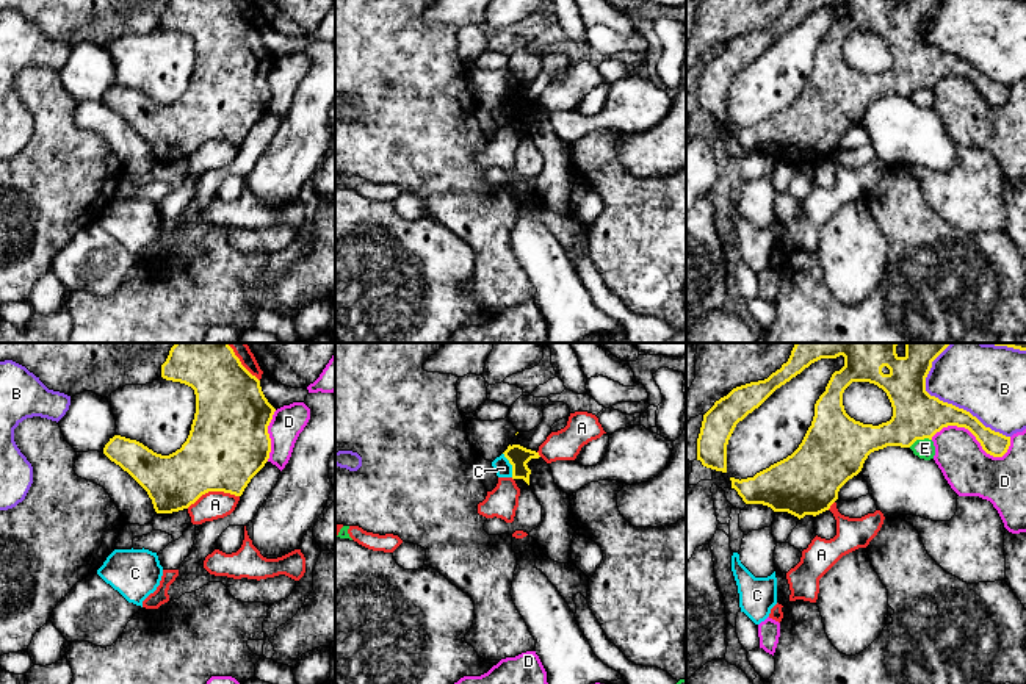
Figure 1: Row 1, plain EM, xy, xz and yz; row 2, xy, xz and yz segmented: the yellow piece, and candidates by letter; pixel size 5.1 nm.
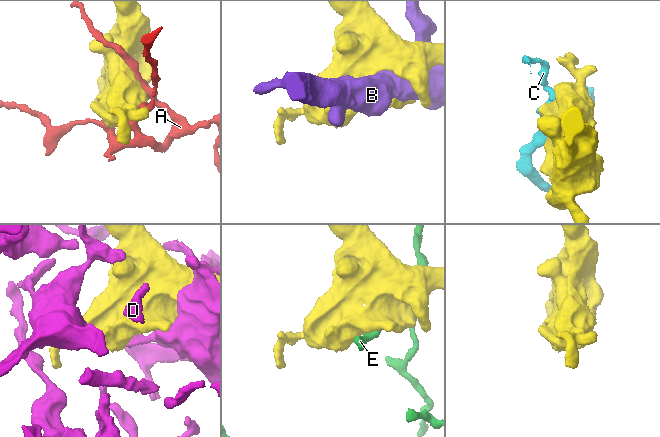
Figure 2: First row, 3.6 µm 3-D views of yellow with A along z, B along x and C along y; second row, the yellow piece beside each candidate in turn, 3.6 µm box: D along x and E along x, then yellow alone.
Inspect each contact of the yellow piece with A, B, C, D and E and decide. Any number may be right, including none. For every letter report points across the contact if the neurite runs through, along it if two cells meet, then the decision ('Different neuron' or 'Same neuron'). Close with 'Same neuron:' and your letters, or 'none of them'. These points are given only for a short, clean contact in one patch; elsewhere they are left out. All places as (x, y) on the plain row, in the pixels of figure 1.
A: Different neuron
B: Different neuron
C: Boundary: xz (503, 102), (511, 115), (512, 126). Different neuron
D: Different neuron
E: Different neuron
Same neuron: none of them

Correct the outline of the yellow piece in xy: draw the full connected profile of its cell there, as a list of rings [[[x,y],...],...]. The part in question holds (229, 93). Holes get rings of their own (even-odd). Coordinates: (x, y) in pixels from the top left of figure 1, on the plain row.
[[[169,0],[161,14],[161,27],[185,33],[196,44],[194,69],[182,97],[161,105],[136,89],[114,85],[103,103],[147,141],[157,163],[188,158],[208,141],[241,146],[271,102],[268,75],[276,58],[265,47],[260,30],[241,14],[233,0]]]

